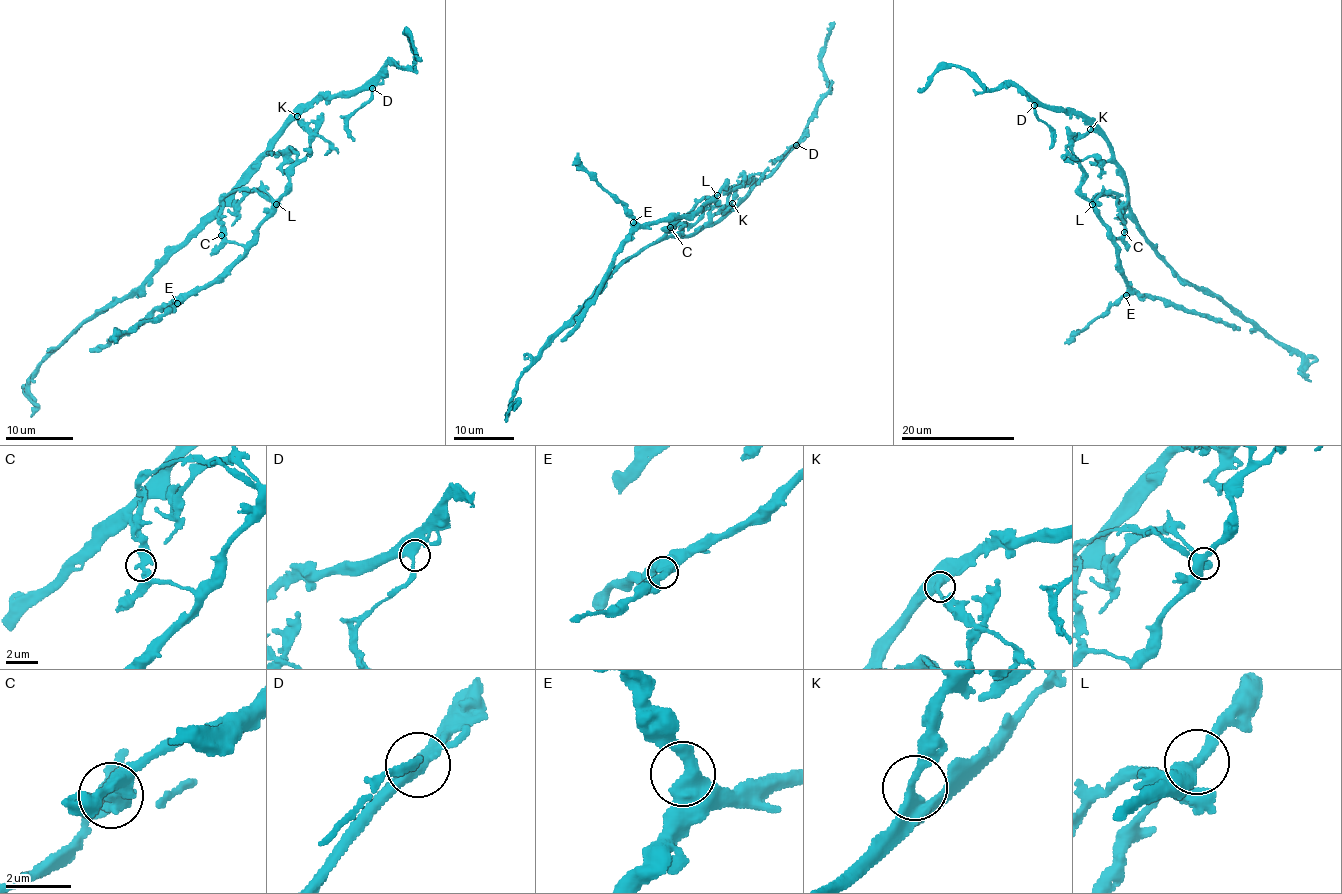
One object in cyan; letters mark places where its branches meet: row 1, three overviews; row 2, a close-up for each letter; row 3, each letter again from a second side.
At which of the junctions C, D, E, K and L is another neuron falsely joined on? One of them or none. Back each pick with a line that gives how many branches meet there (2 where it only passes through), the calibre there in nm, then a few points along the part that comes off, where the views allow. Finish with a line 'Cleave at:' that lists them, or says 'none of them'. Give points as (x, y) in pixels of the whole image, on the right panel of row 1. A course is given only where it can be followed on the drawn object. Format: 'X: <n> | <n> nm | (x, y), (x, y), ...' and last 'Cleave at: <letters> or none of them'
C: 2 | 360 nm | (1124, 232), (1114, 241), (1117, 266), (1134, 291), (1220, 319), (1239, 330)
Cleave at: C

